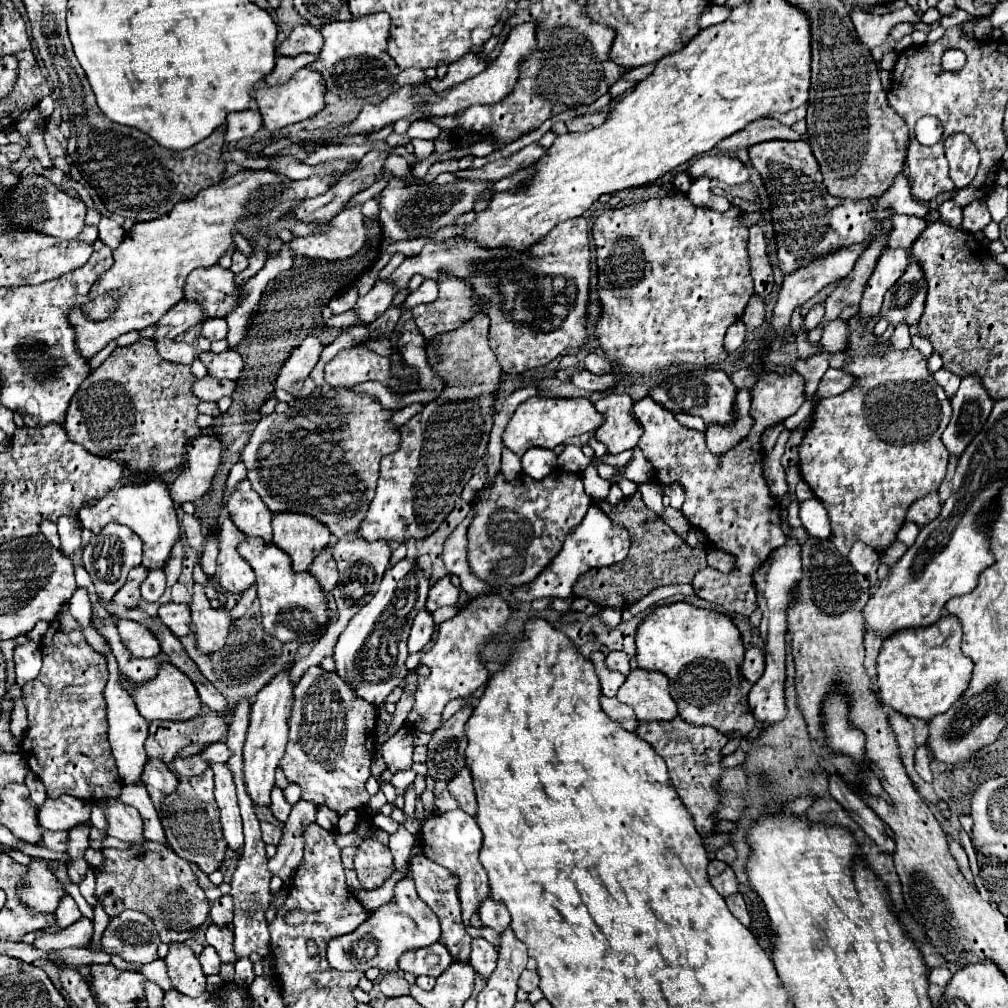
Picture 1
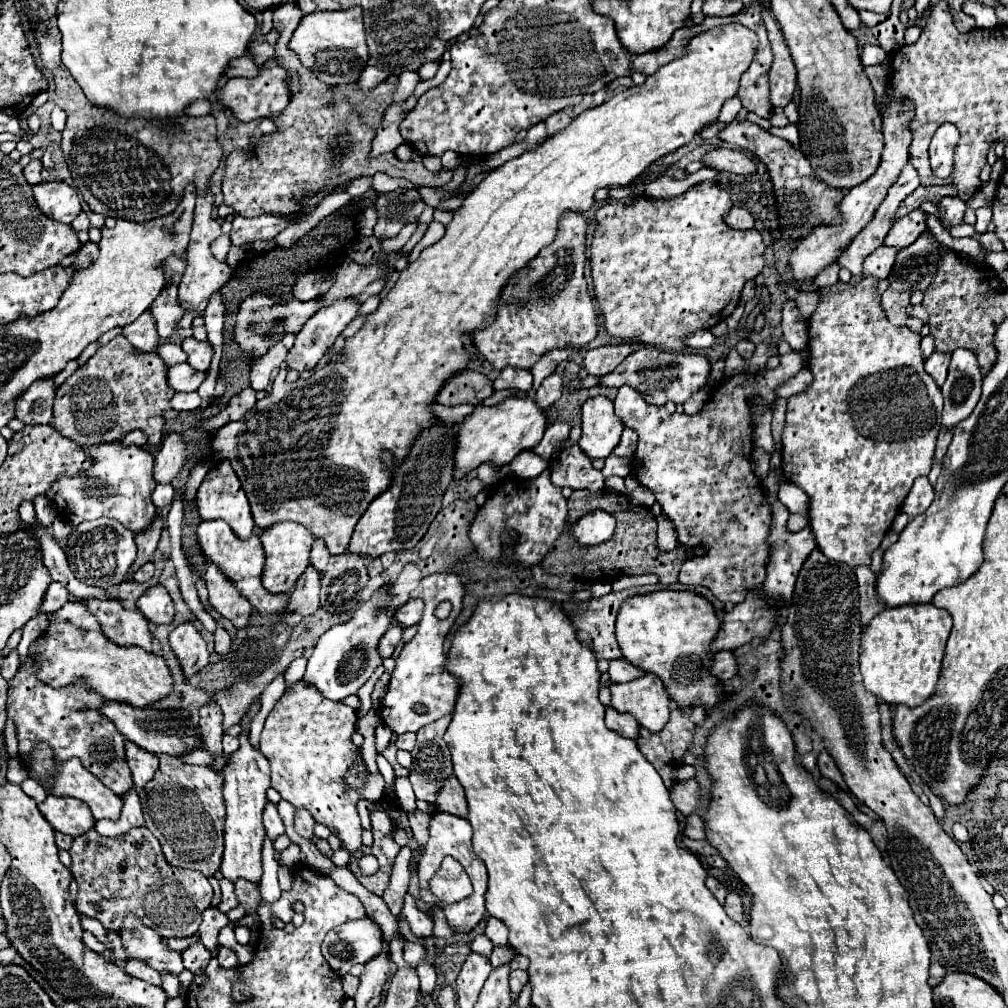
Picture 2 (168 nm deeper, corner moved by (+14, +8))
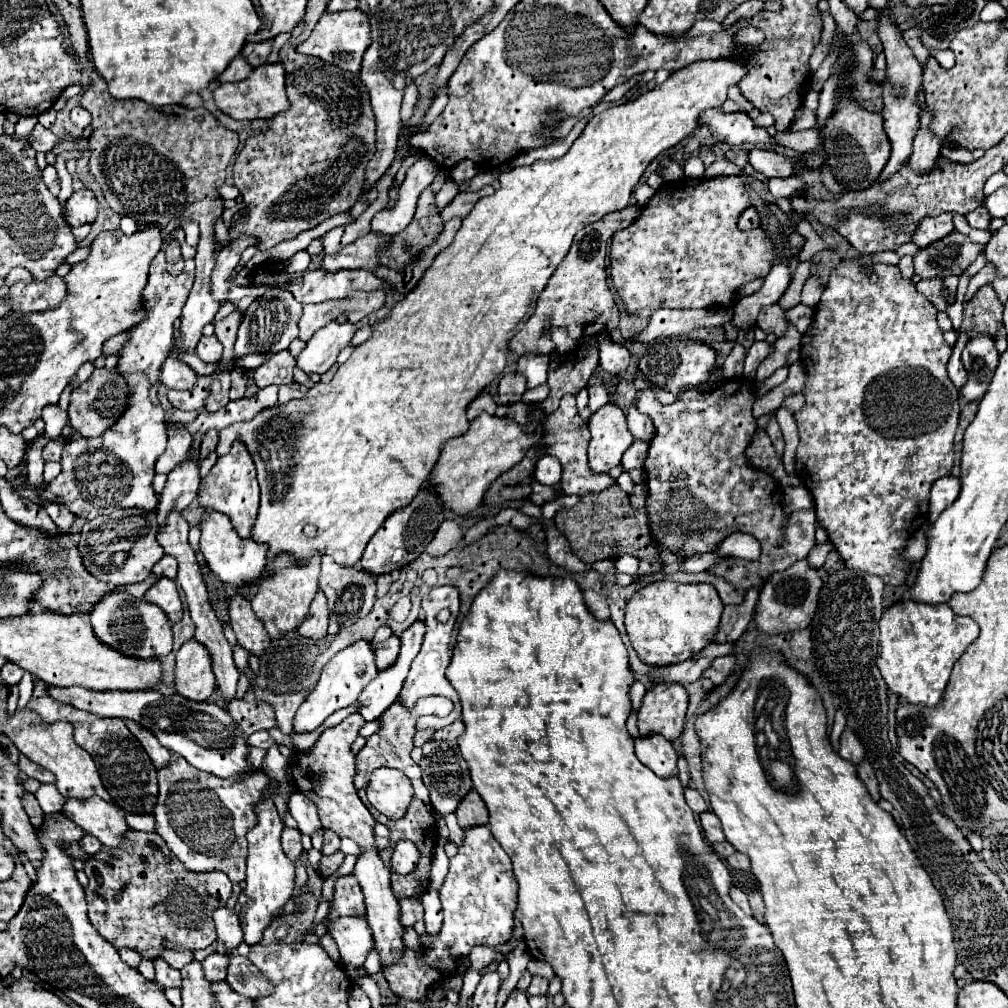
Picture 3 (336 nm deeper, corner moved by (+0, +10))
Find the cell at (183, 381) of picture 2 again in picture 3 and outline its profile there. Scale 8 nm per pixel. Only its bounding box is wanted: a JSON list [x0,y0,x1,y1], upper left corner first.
[161,358,197,390]

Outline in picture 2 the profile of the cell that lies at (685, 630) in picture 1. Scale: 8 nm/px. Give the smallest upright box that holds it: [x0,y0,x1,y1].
[615,590,723,708]

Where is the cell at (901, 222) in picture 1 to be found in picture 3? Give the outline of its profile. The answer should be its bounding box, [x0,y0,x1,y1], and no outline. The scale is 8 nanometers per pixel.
[913,212,953,248]

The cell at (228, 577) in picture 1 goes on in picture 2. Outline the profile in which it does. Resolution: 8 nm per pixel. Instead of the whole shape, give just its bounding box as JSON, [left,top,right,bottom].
[205,564,253,628]

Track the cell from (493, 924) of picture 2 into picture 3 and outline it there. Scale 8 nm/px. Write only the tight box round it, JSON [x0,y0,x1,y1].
[501,942,531,992]

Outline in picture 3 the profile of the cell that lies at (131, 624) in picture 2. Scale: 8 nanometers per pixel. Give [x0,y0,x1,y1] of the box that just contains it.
[91,590,173,658]

